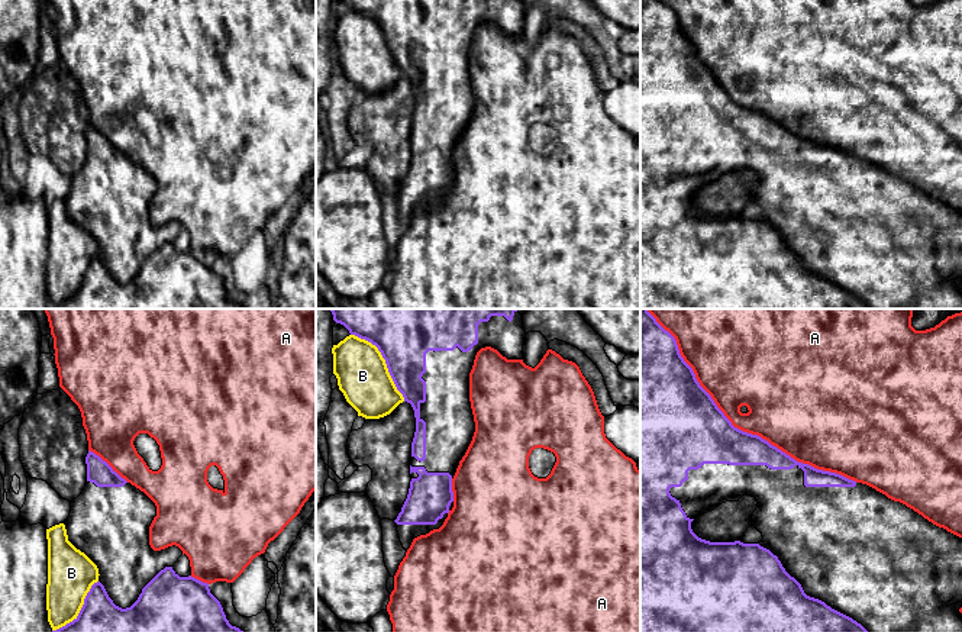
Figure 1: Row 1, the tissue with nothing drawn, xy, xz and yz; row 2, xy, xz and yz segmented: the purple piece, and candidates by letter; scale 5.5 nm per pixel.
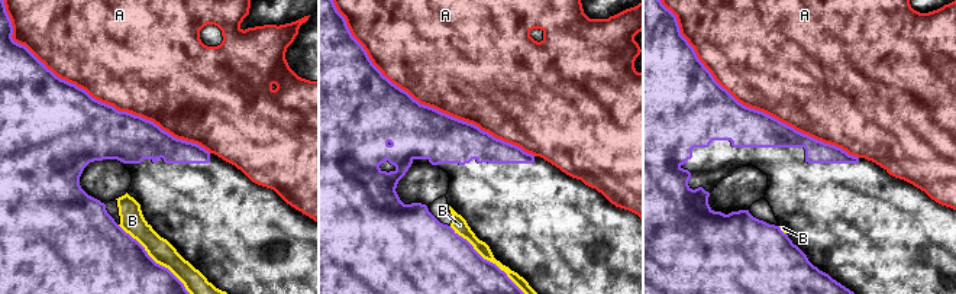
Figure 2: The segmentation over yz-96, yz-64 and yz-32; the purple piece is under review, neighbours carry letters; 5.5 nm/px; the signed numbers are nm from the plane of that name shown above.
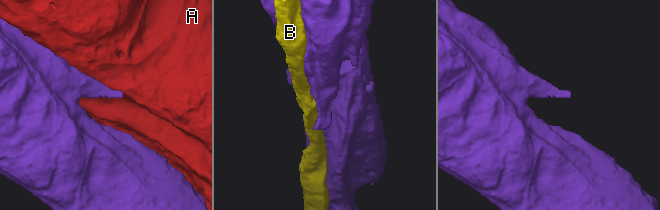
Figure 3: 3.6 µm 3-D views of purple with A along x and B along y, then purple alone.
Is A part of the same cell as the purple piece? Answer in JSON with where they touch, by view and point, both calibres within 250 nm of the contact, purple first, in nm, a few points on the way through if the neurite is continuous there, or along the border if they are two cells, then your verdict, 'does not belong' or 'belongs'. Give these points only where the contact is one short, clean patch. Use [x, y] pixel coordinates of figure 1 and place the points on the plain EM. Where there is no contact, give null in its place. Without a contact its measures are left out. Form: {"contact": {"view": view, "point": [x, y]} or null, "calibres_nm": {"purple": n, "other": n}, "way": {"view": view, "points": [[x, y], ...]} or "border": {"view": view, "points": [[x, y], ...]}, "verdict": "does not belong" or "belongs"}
{"contact": {"view": "yz", "point": [745, 107]}, "calibres_nm": {"purple": 340, "other": 380}, "verdict": "does not belong"}

